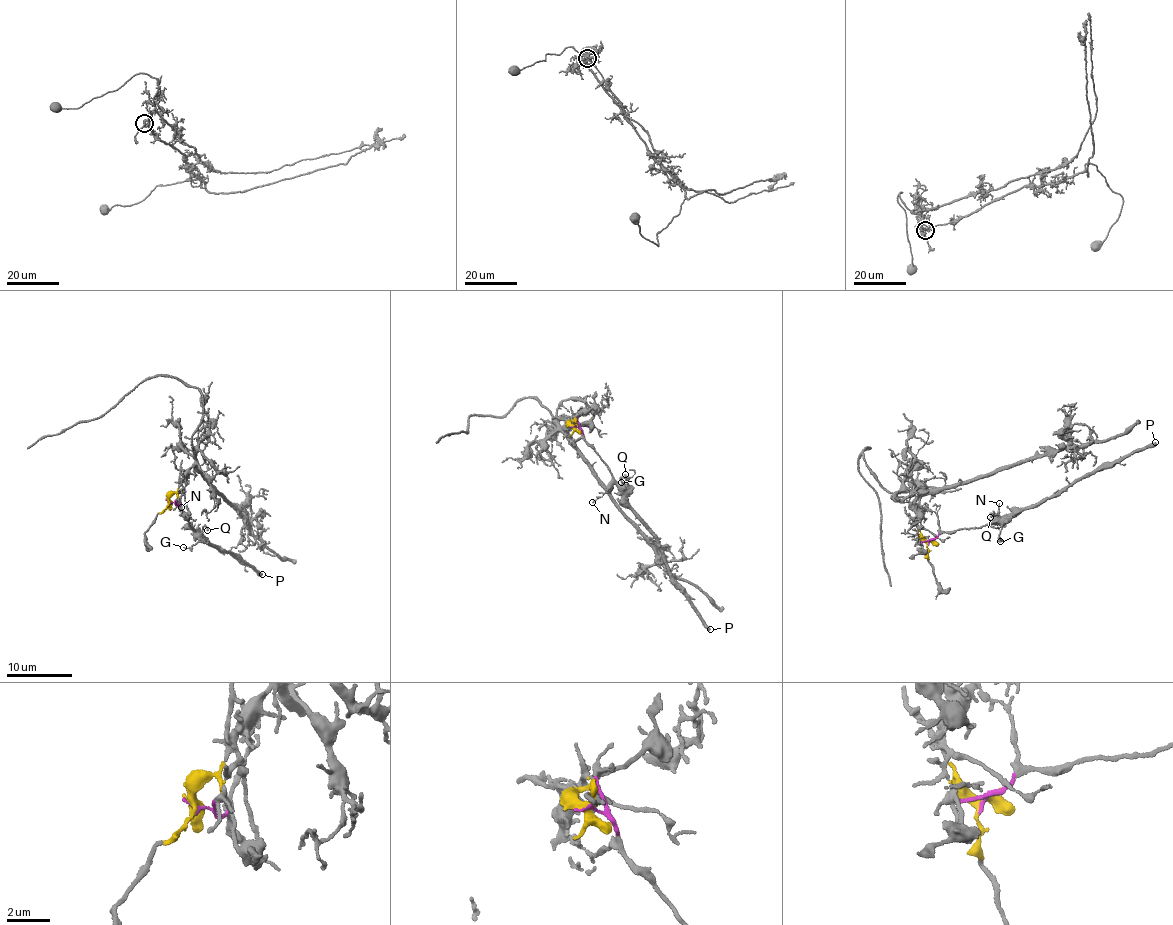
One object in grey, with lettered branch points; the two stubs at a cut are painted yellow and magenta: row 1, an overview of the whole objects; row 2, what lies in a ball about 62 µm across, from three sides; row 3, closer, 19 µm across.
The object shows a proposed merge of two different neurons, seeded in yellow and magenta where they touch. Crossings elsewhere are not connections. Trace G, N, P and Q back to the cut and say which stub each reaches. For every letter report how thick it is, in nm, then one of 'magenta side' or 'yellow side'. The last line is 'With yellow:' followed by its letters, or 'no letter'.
G: calibre 110 nm; magenta side
N: calibre 90 nm; magenta side
P: calibre 380 nm; magenta side
Q: calibre 150 nm; magenta side
With yellow: no letter

